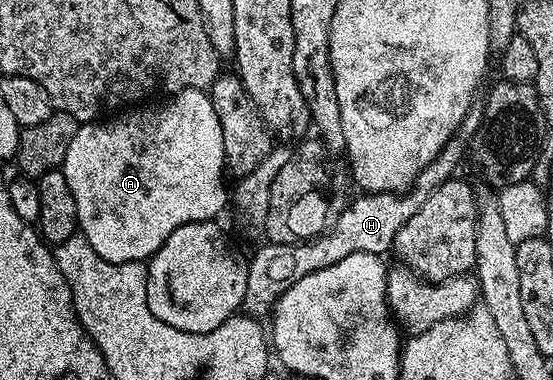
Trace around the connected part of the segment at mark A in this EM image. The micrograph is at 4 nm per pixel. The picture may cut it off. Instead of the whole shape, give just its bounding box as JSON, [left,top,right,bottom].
[62,89,229,253]

